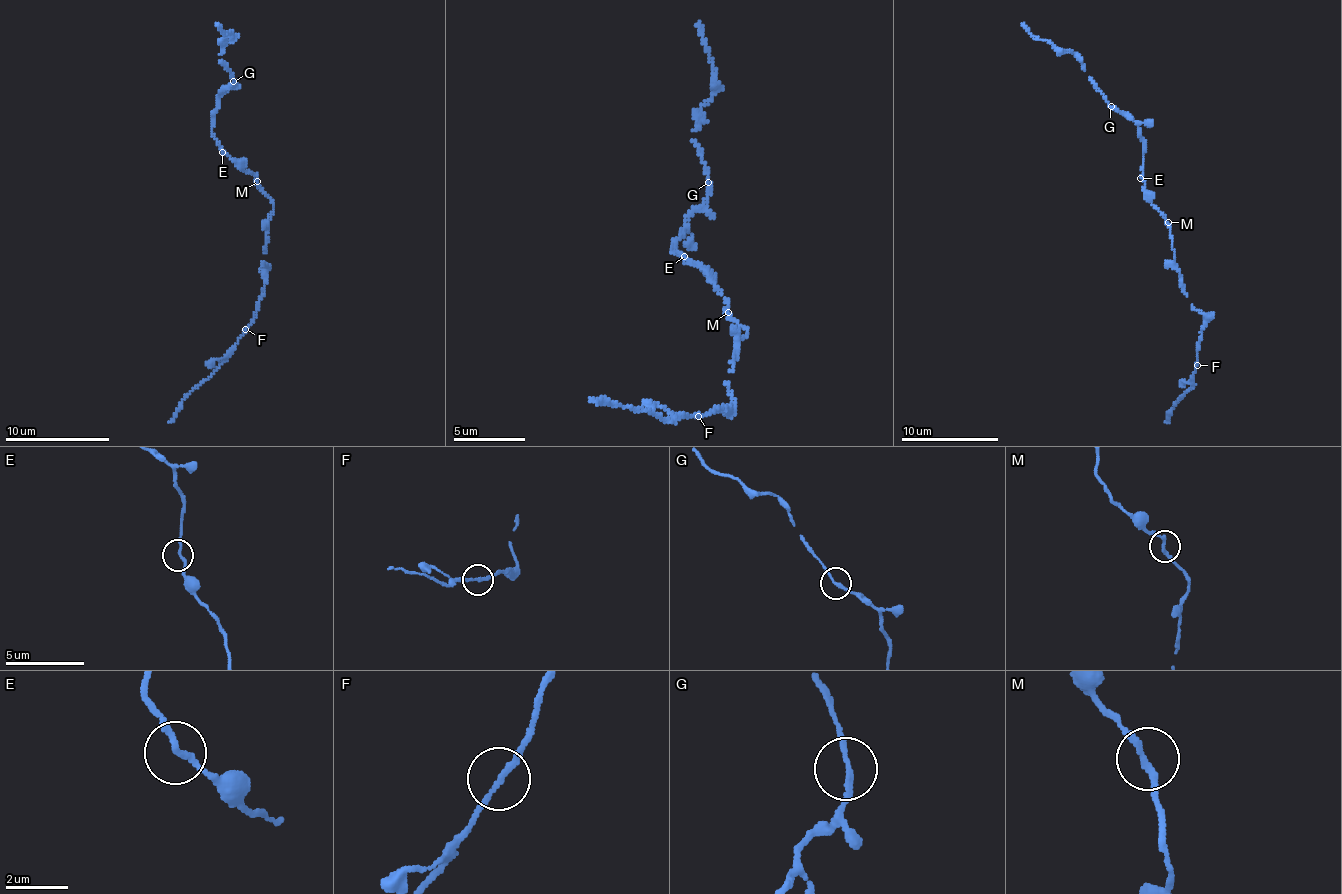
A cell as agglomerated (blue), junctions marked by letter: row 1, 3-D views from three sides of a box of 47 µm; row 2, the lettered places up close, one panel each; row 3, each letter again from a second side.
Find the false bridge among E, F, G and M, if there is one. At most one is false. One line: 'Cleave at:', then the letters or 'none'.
Cleave at: none

